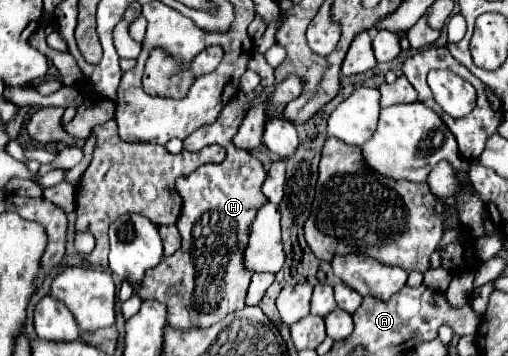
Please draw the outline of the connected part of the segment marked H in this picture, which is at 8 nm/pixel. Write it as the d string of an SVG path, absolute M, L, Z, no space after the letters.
M239 91L213 123L199 127L183 141L187 151L199 151L205 145L217 143L227 149L227 159L219 165L203 165L191 175L177 179L177 191L183 197L177 229L183 237L183 245L171 257L163 257L161 265L149 269L145 281L137 289L141 299L157 299L165 303L169 309L169 325L181 331L211 327L229 313L245 307L251 273L245 273L245 267L241 265L241 249L245 249L257 209L261 203L267 202L261 193L261 177L265 177L265 169L251 153L237 149L233 137L237 135L239 125L247 115L247 105L253 99L253 93L245 95Z

